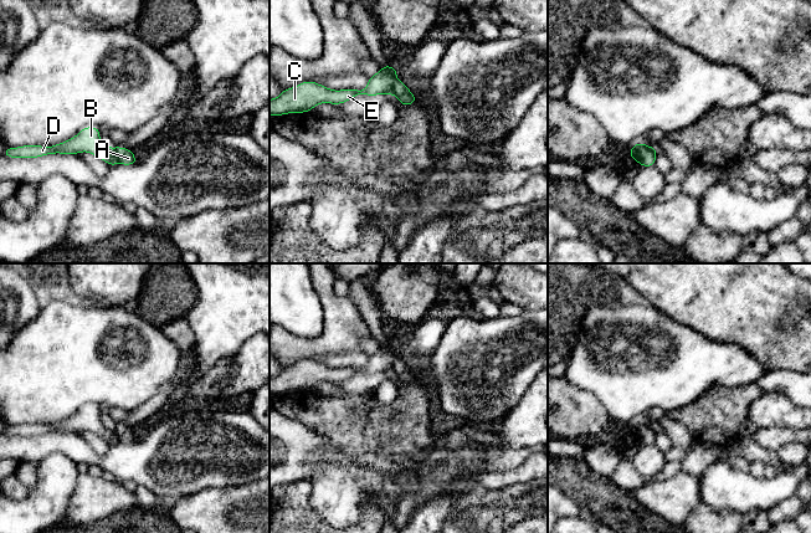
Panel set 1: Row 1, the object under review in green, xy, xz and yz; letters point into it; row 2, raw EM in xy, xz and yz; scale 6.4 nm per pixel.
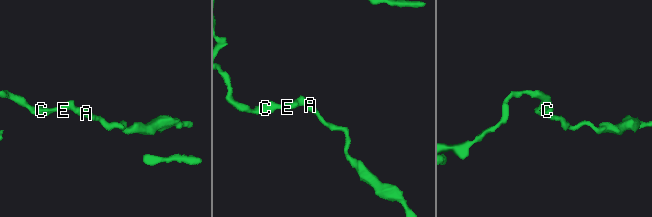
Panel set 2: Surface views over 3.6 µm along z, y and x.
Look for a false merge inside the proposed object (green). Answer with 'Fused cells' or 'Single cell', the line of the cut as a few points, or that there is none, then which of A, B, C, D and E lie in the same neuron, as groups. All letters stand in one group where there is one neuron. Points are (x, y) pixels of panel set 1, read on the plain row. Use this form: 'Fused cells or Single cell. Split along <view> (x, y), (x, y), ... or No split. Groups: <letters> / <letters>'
Fused cells. Split along xy (114, 426), (118, 440). Groups: A / B C D E

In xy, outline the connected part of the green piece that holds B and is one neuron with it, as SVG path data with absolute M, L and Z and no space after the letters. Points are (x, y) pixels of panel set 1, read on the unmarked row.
M87 405L79 409L79 411L67 420L52 424L24 424L17 426L5 426L4 431L9 436L39 436L46 432L78 432L81 430L88 430L111 445L118 441L116 426L106 425L99 416L99 406Z

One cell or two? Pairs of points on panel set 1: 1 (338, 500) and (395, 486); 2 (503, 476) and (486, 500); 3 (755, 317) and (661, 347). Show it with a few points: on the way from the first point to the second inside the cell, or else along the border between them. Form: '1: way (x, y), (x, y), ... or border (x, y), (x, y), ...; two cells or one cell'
1: border (390, 473), (383, 487), (383, 512); two cells
2: border (480, 482), (489, 488), (502, 488), (522, 483); two cells
3: border (676, 319), (714, 341), (729, 343); two cells

